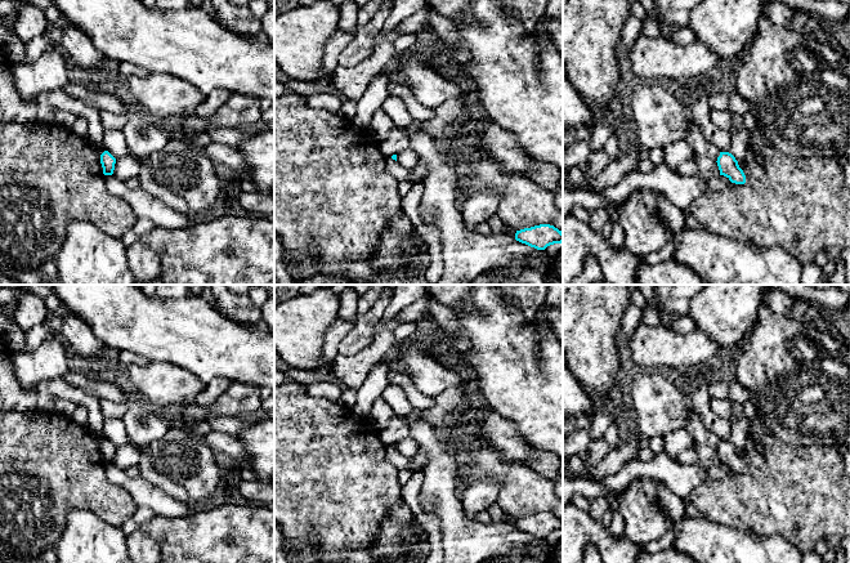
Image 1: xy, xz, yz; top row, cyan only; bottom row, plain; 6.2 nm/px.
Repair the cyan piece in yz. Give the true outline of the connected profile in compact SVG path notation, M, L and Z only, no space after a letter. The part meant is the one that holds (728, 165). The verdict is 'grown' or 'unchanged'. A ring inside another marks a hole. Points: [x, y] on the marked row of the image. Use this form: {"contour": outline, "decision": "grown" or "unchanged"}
{"contour": "M720 152L716 162L720 170L720 175L726 177L732 183L735 184L746 183L746 175L732 153Z", "decision": "unchanged"}

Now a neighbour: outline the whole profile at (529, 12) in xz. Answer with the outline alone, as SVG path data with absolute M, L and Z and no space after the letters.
M500 0L506 12L515 13L525 32L533 32L540 19L545 15L547 0Z

